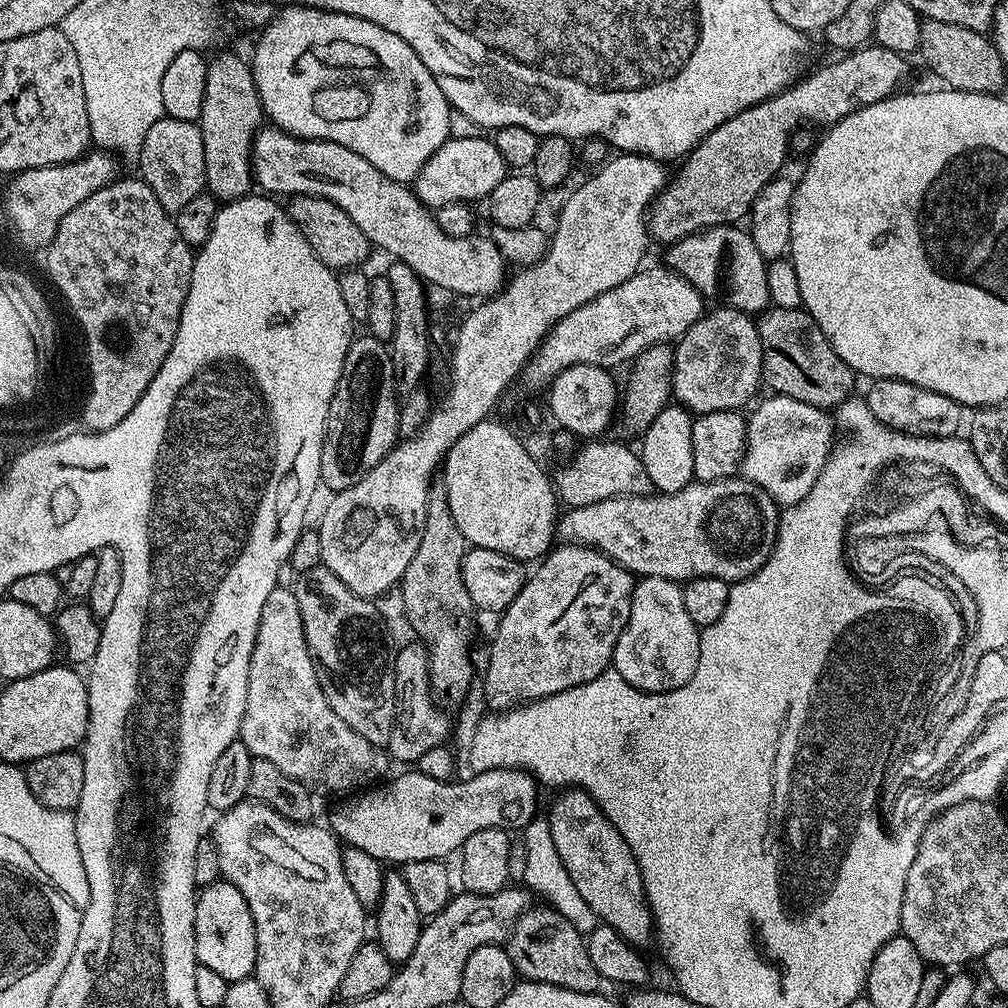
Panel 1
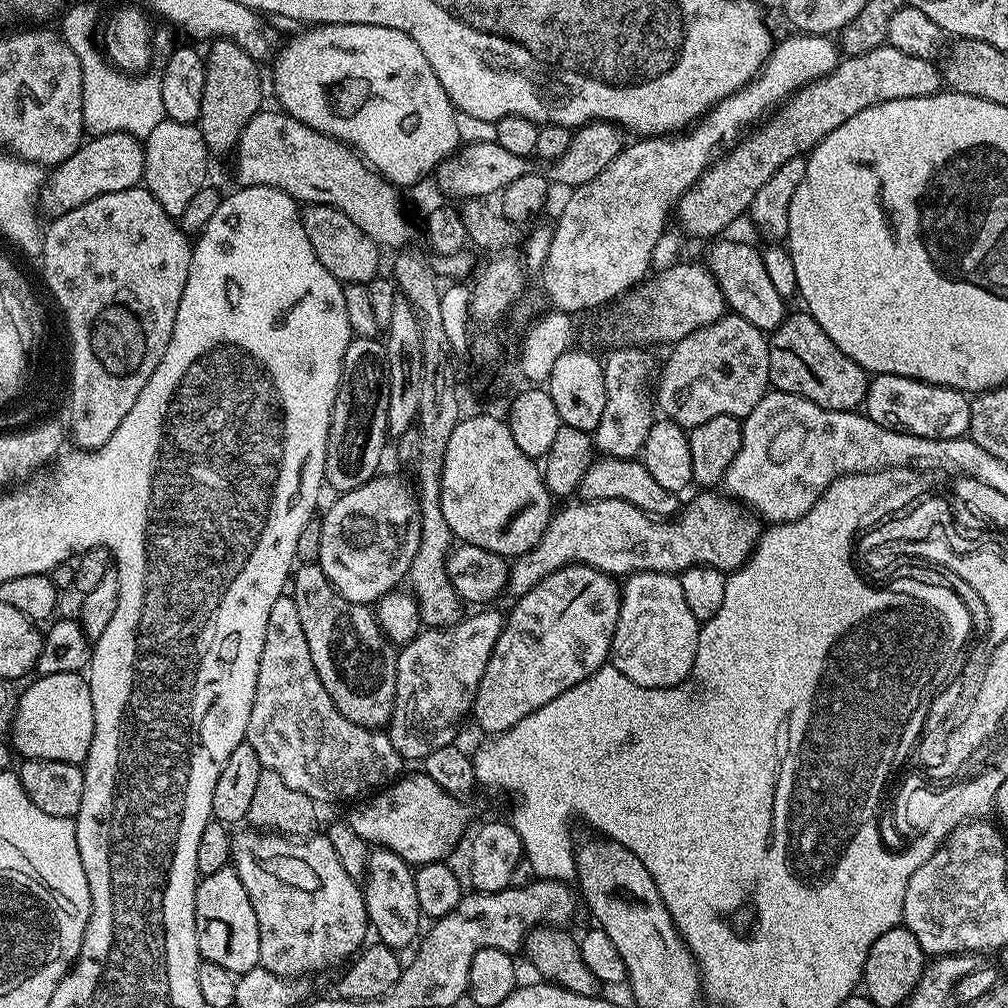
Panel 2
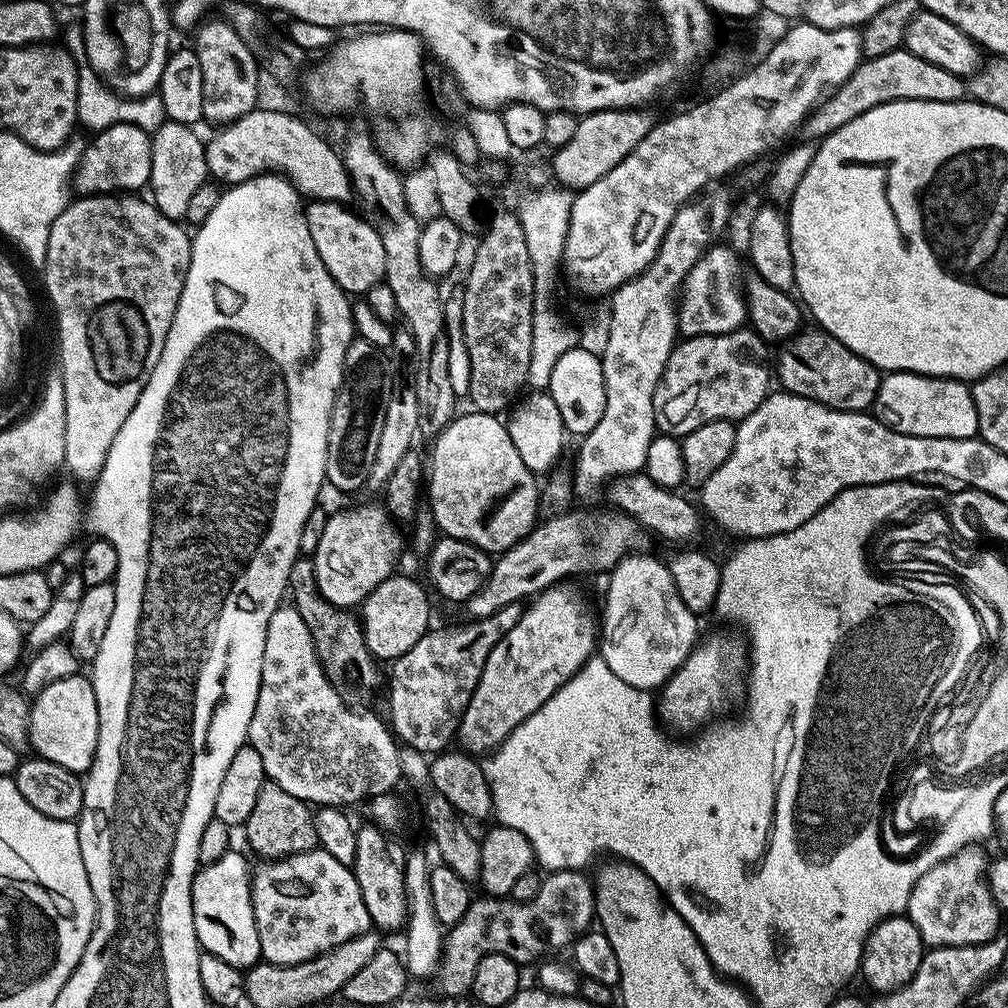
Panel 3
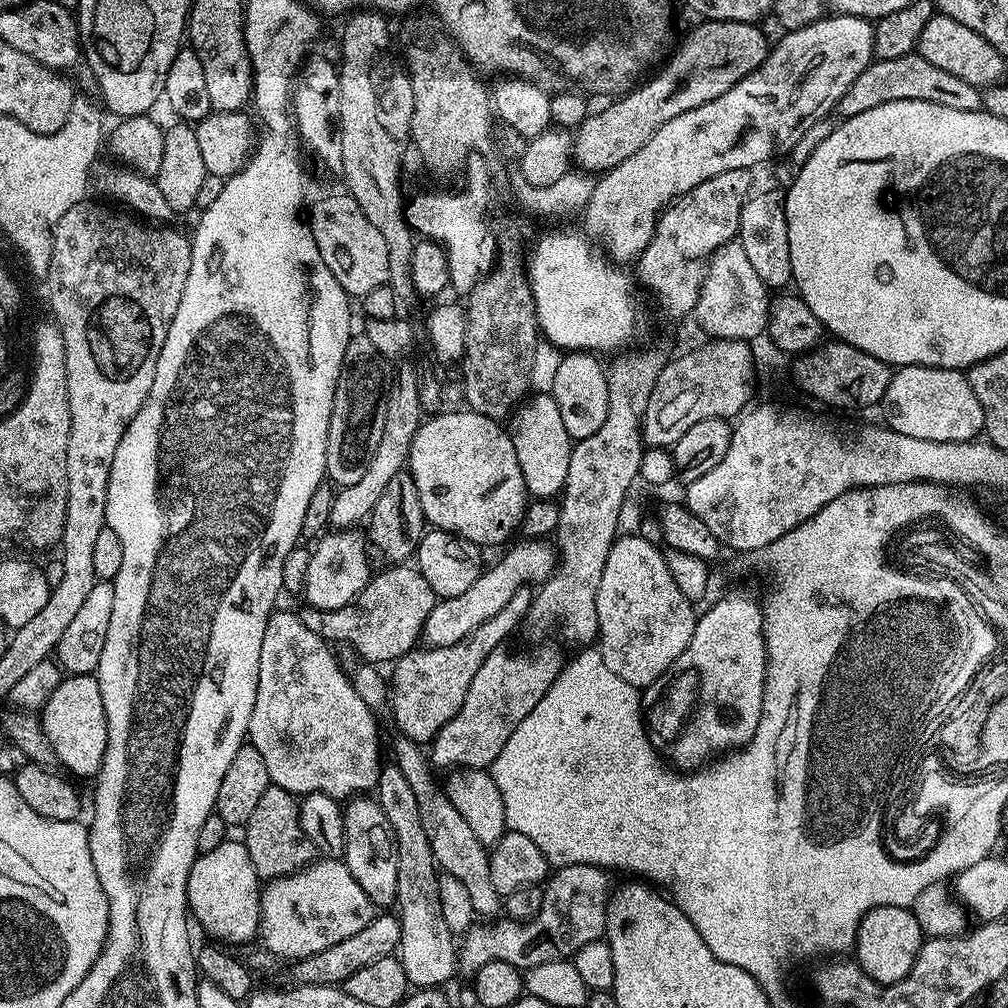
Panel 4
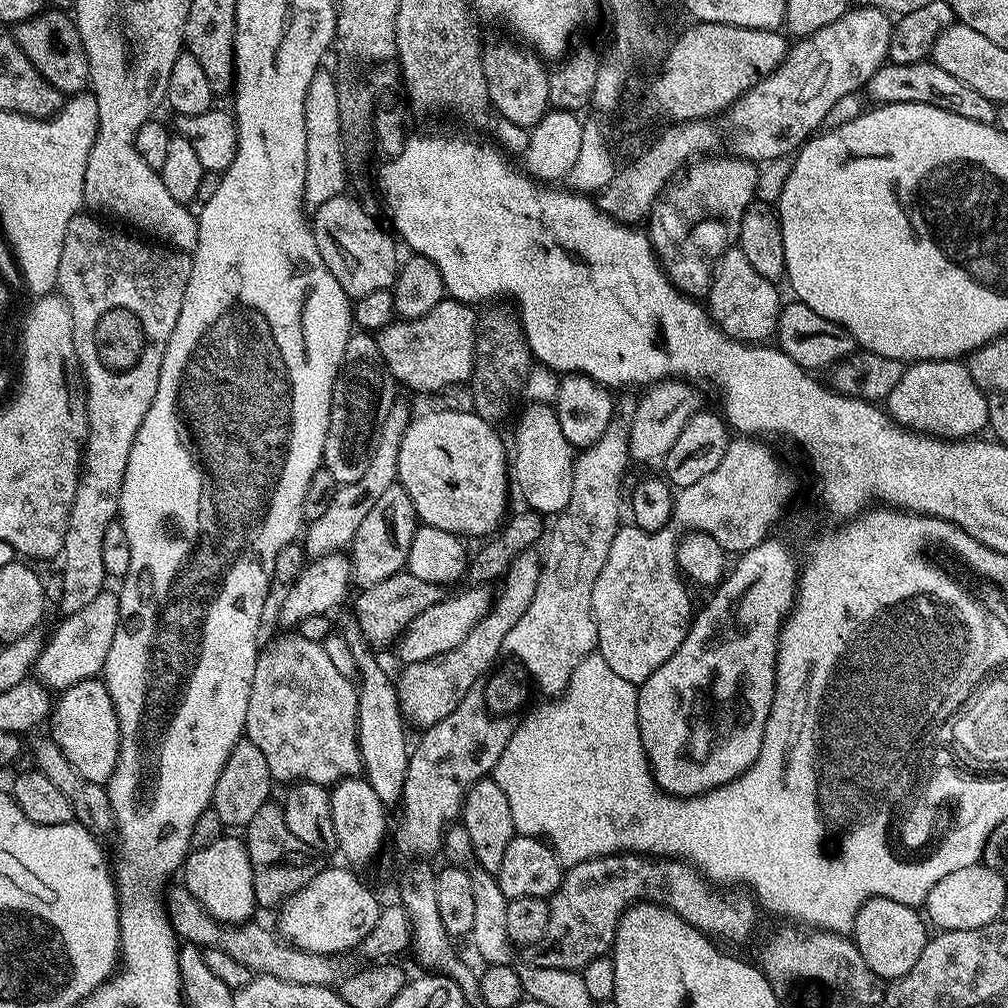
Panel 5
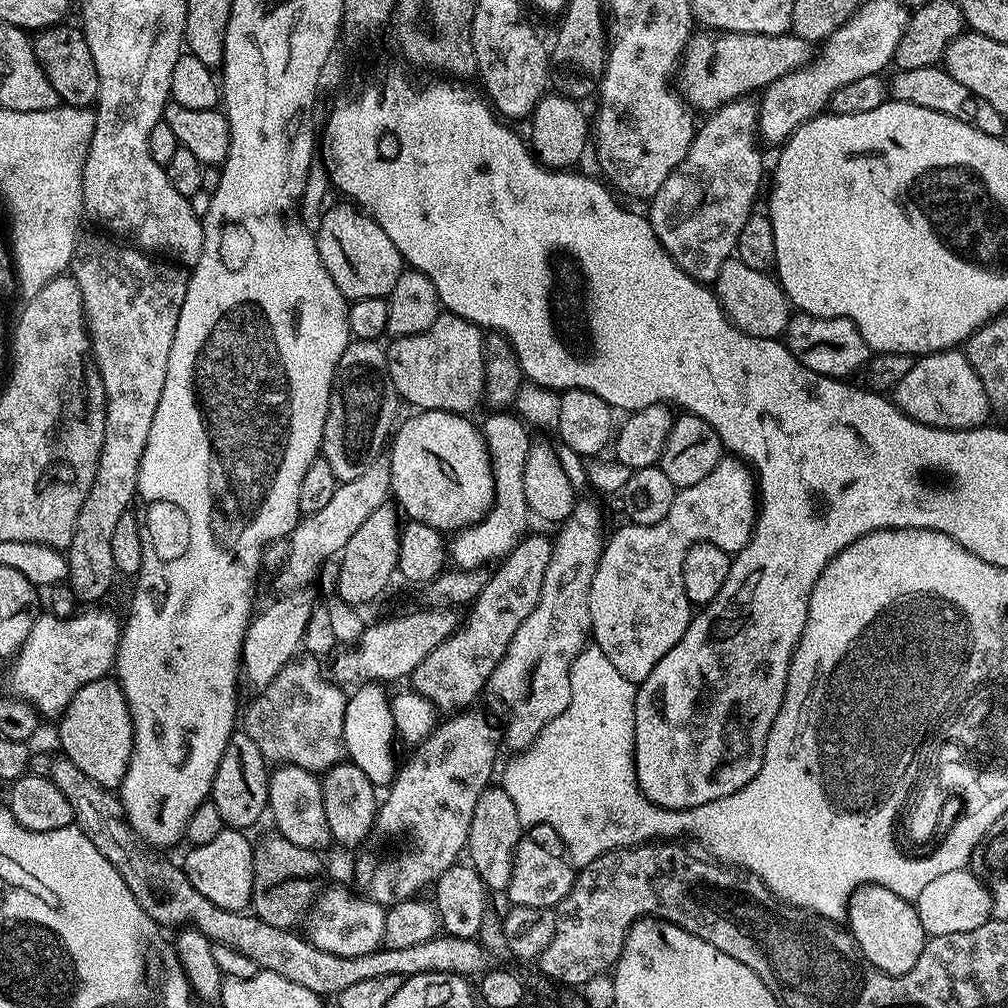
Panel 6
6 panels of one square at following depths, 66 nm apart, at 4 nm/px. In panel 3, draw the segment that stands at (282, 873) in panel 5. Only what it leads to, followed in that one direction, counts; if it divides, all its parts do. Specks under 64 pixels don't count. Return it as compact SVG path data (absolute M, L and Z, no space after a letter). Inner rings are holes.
M265 782L262 790L258 790L258 802L254 802L254 811L242 825L242 833L260 858L278 860L317 847L313 815L313 809L303 800L294 798L294 794L286 794L282 786Z

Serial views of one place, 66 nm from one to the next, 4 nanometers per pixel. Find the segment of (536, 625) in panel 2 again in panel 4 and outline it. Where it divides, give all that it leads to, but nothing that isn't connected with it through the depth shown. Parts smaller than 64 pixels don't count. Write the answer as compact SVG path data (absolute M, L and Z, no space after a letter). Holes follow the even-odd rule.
M508 646L495 648L486 662L482 662L478 674L474 674L462 710L458 710L458 714L454 714L454 718L450 718L450 722L446 722L432 740L431 767L436 770L491 769L494 758L498 758L502 746L506 746L506 738L510 738L518 722L522 722L522 718L542 702L565 664L565 657L560 657L554 648L540 648L537 652L511 652Z

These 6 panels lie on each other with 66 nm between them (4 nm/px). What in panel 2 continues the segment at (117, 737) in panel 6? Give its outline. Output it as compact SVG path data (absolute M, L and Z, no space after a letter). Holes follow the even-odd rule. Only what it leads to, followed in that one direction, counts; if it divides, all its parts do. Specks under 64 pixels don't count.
M80 672L54 673L49 676L37 675L35 679L36 681L34 681L25 692L23 689L23 691L19 693L16 702L16 714L10 729L10 743L15 755L24 760L57 760L58 762L70 762L71 764L83 765L84 761L88 758L90 742L94 738L94 702L90 698L90 686L88 685L87 679L85 679Z

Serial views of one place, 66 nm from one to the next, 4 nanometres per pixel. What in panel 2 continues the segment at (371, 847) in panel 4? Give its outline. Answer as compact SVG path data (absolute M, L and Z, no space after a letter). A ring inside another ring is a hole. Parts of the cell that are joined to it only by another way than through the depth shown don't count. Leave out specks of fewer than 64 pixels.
M373 847L368 853L368 872L362 881L368 923L378 935L379 943L387 948L411 949L421 935L422 917L418 906L418 890L414 886L416 873L413 865L407 864L394 850Z

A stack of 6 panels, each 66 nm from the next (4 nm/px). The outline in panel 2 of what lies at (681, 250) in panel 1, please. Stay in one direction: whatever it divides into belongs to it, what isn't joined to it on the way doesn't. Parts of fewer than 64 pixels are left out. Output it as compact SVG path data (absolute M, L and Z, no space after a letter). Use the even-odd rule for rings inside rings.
M720 238L713 243L717 244L709 250L706 266L723 290L727 307L735 315L746 318L746 322L758 326L765 334L771 334L784 320L786 299L774 290L759 247L751 248L748 244L735 244L732 240L724 239L728 238Z

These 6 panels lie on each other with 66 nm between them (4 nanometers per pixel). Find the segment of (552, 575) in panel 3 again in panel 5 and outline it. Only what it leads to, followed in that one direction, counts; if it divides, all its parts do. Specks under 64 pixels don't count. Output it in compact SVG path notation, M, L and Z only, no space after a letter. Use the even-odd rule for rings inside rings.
M468 586L465 592L456 592L445 595L434 606L429 606L422 614L414 618L398 639L401 661L404 664L426 662L426 658L434 658L438 654L446 654L454 650L454 646L462 646L466 634L478 626L483 616L489 615L492 610L494 592L488 586Z

